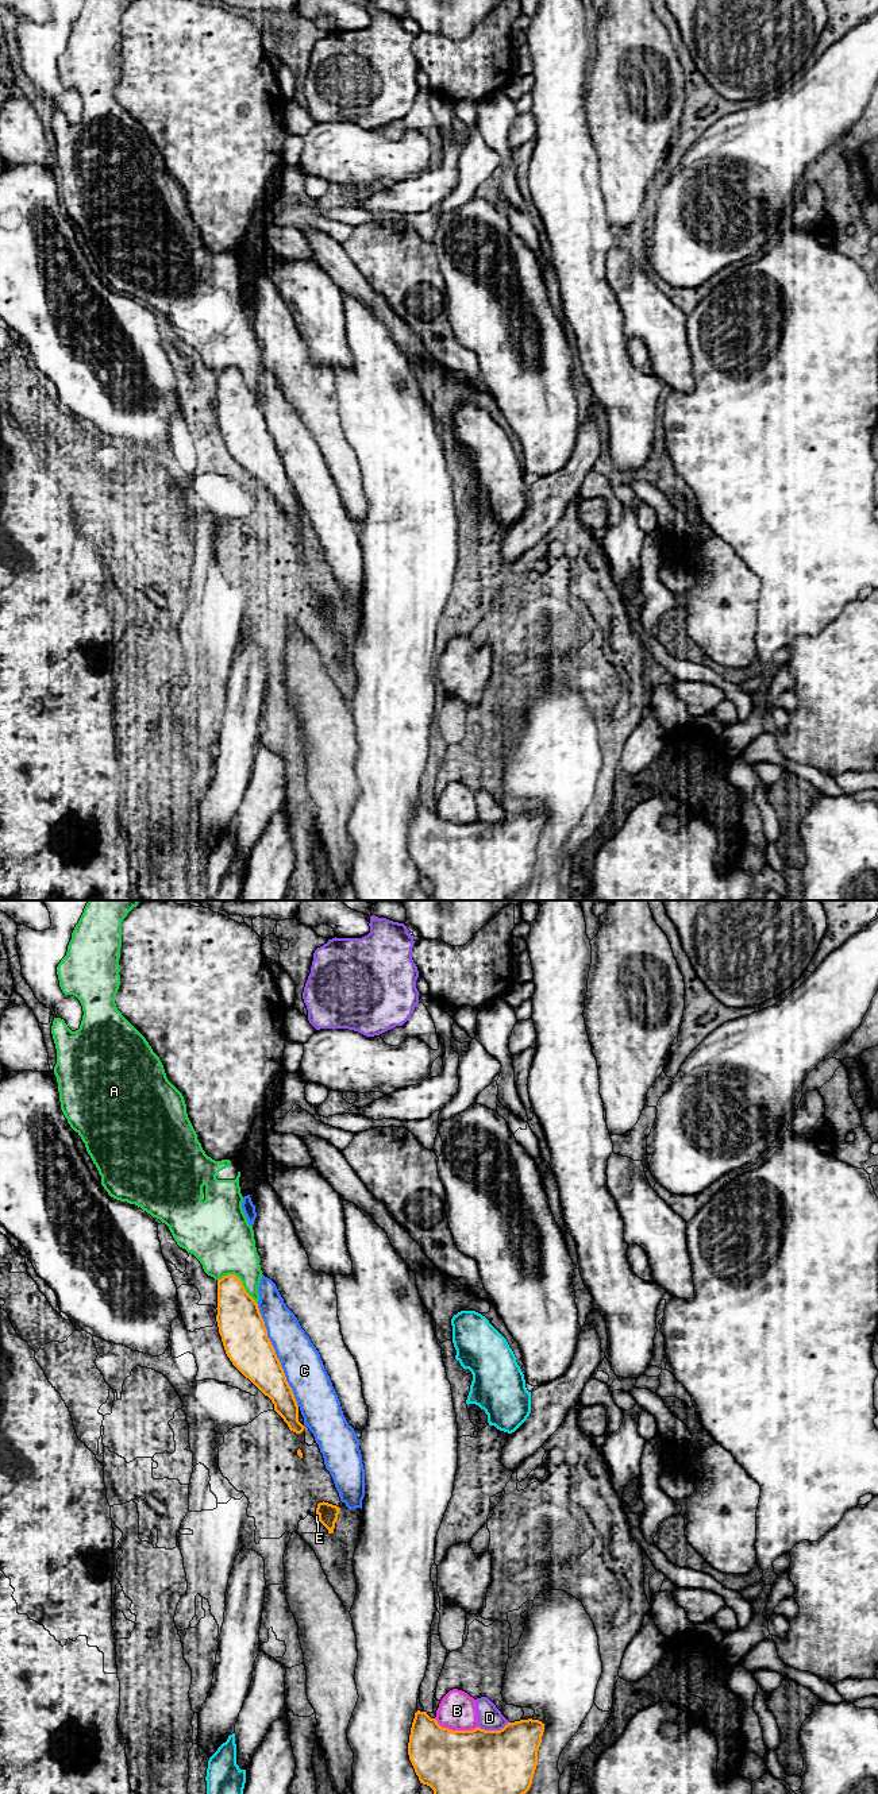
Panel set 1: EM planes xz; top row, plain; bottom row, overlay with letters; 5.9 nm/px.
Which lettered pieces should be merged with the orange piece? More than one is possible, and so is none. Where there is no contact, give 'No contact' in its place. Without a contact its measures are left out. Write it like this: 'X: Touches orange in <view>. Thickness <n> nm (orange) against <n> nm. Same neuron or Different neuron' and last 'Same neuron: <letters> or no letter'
A: Touches orange in xz. Thickness 260 nm (orange) against 360 nm. Different neuron
B: Touches orange in xz. Thickness 480 nm (orange) against 220 nm. Different neuron
C: Touches orange in xz. Thickness 280 nm (orange) against 240 nm. Different neuron
D: Touches orange in xz. Thickness 500 nm (orange) against 140 nm. Different neuron
E: Touches orange in xz. Thickness 110 nm (orange) against 20 nm. Different neuron
Same neuron: no letter

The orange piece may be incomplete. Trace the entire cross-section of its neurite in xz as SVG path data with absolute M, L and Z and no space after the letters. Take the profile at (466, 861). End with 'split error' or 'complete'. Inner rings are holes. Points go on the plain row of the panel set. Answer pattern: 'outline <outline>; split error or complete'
outline M417 803L408 848L420 876L434 883L434 900L508 900L532 877L543 825L544 817L532 811L508 815L500 823L451 823Z; complete

